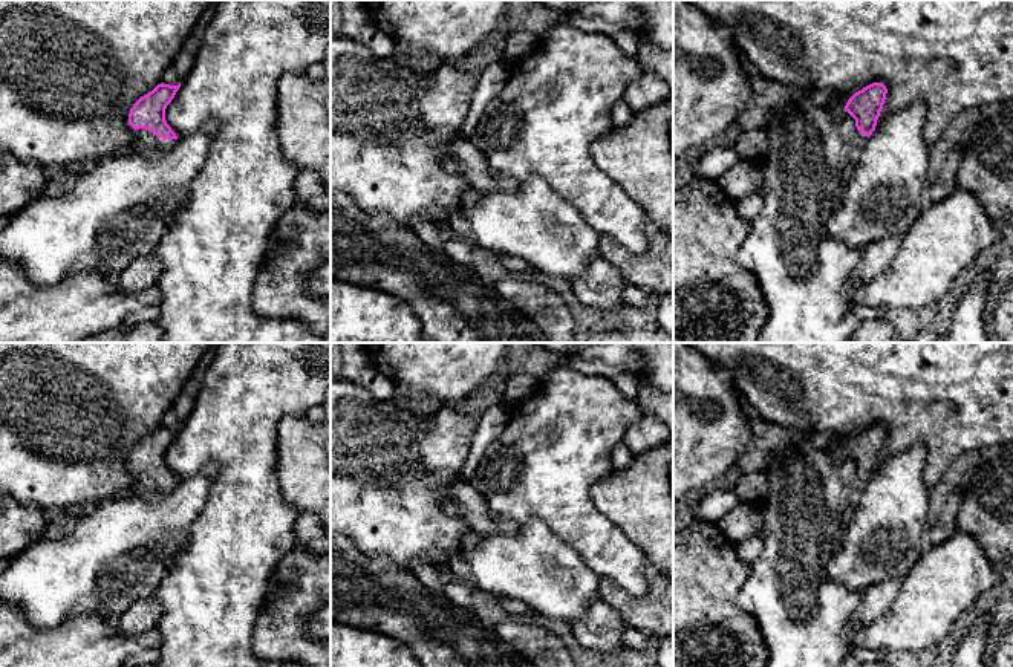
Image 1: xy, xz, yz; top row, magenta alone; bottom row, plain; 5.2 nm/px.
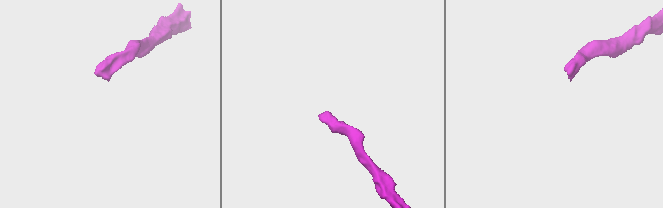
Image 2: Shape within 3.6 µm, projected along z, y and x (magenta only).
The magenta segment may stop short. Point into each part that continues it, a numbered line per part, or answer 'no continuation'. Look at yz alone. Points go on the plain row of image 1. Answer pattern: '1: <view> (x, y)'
1: yz (859, 482)

